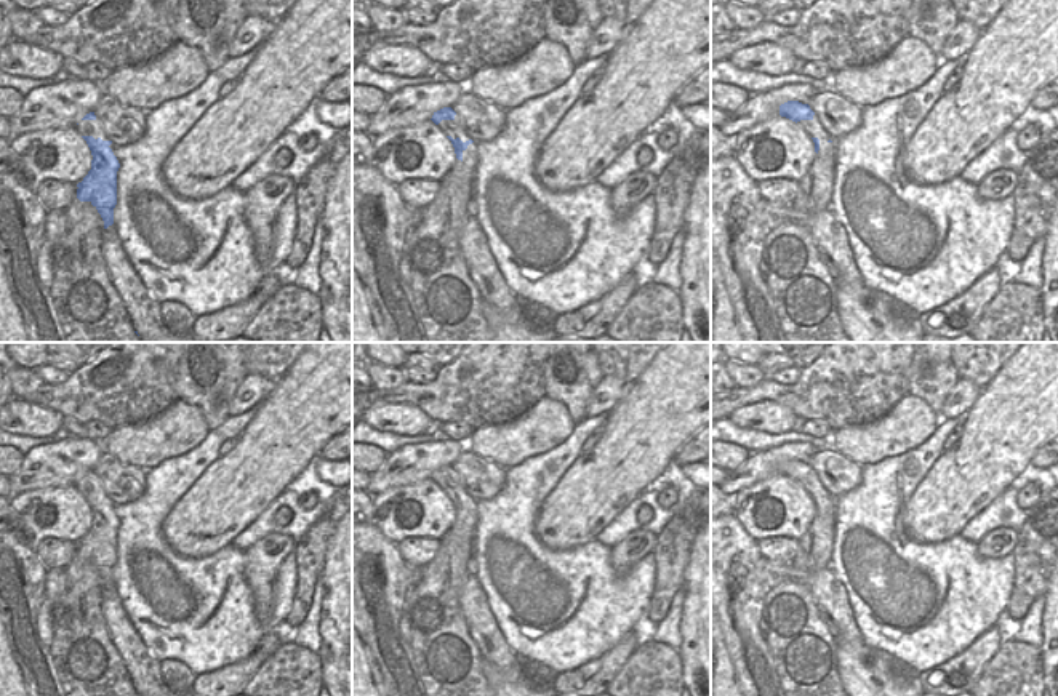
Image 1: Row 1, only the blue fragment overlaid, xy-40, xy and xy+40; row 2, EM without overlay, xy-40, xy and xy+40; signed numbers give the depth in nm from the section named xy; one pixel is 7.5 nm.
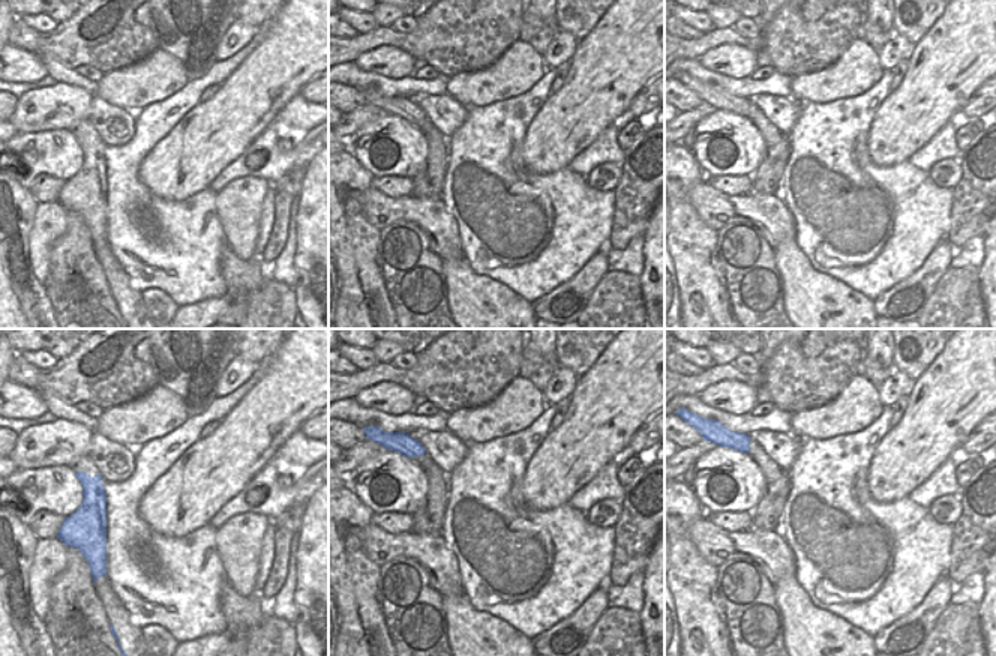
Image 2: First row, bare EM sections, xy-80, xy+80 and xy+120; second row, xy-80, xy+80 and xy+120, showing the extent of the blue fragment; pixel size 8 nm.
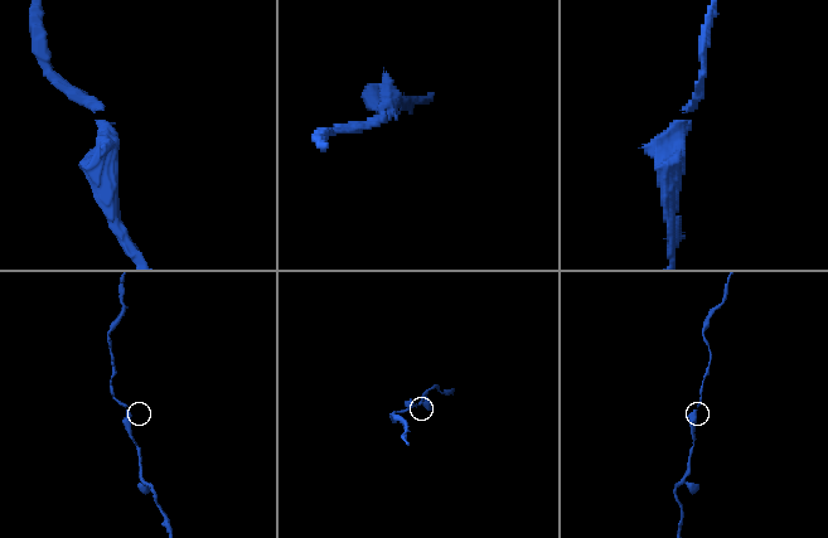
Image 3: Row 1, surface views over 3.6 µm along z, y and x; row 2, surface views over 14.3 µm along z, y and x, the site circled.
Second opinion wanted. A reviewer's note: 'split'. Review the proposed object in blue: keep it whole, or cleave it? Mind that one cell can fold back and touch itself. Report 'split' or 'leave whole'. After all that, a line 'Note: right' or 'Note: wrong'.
leave whole
Note: wrong

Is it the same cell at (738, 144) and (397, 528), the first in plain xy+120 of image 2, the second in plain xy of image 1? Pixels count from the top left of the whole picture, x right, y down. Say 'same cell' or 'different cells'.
same cell

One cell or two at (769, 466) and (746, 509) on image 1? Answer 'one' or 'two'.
two

